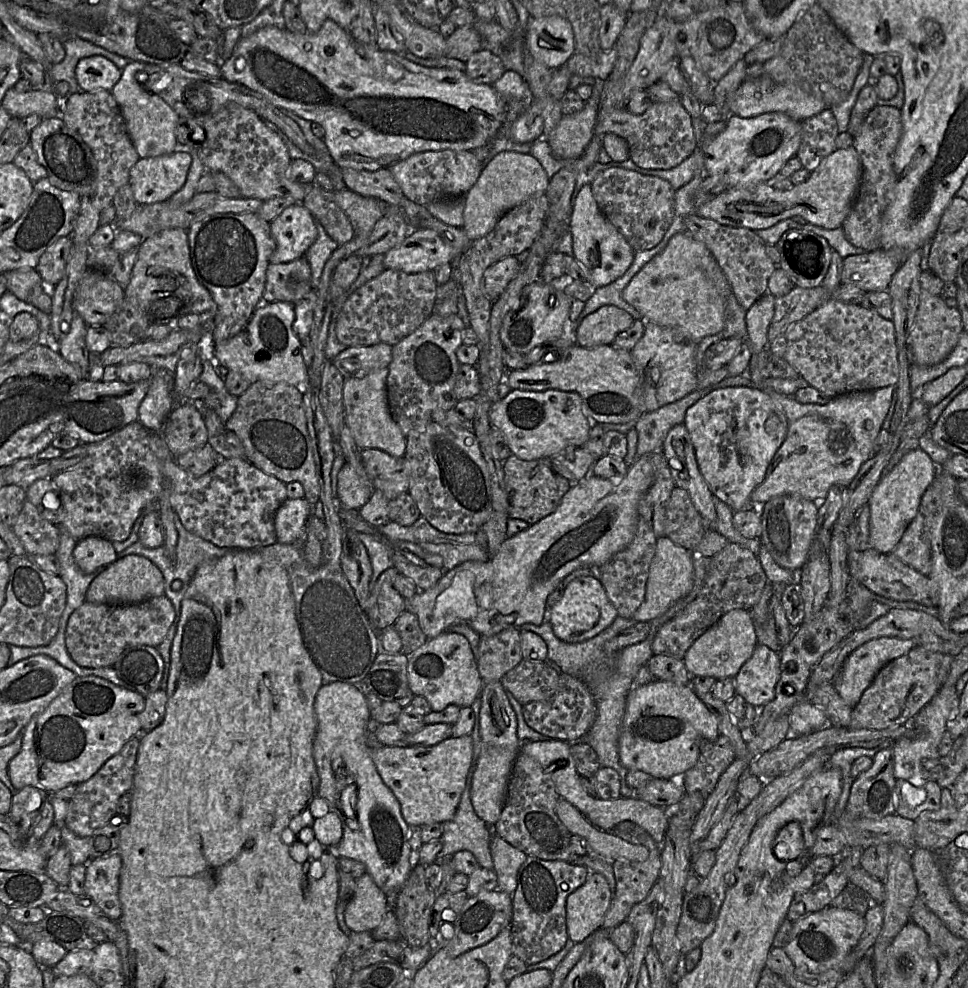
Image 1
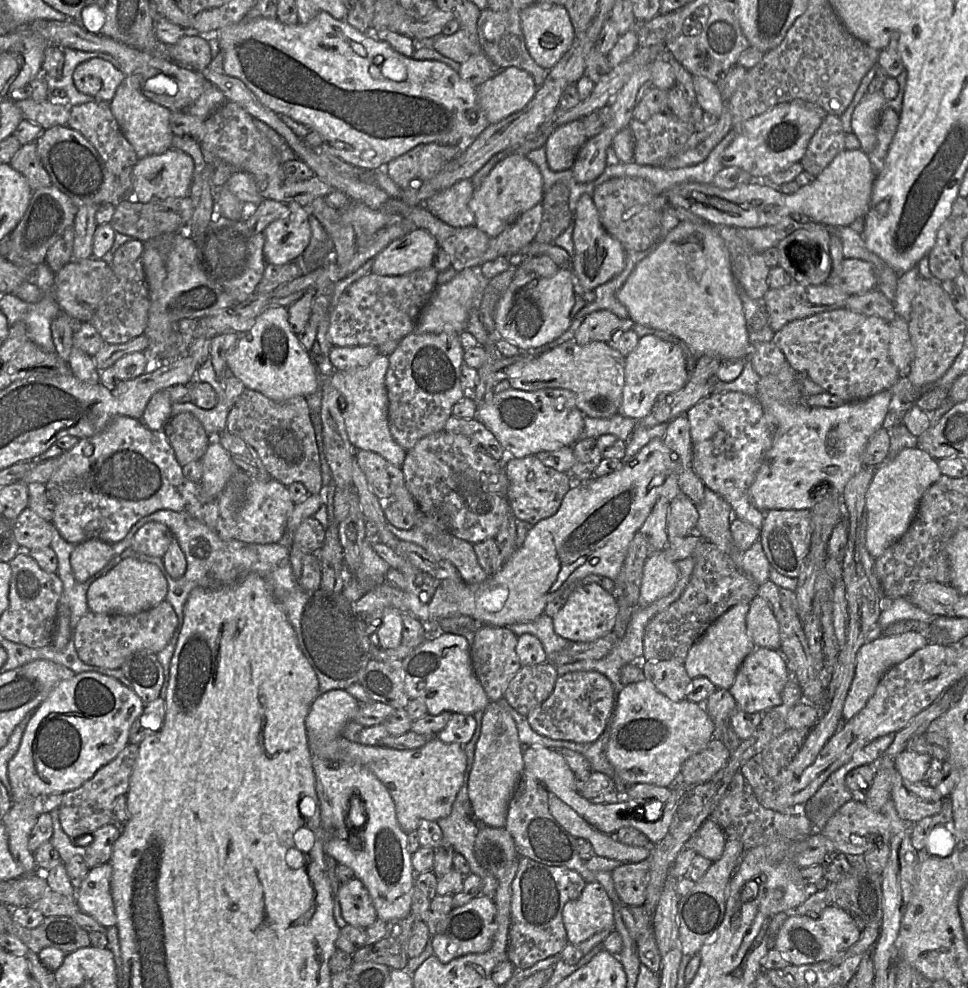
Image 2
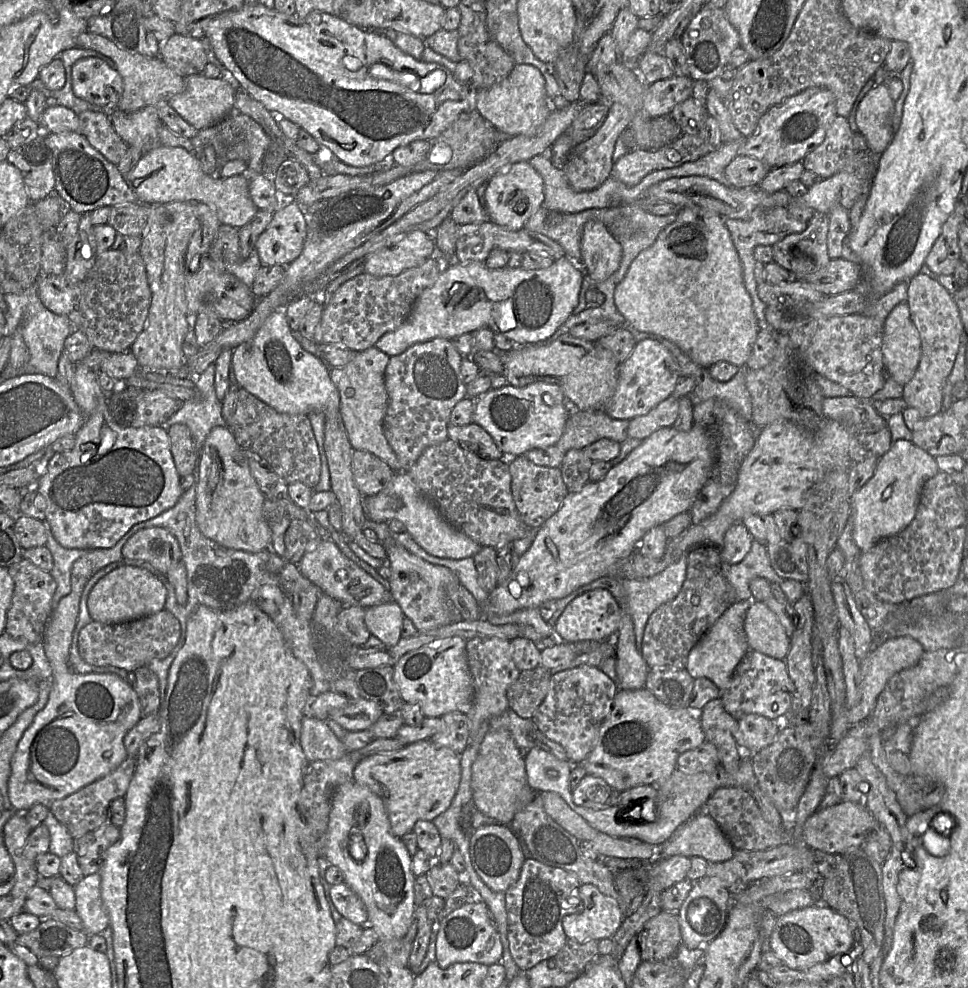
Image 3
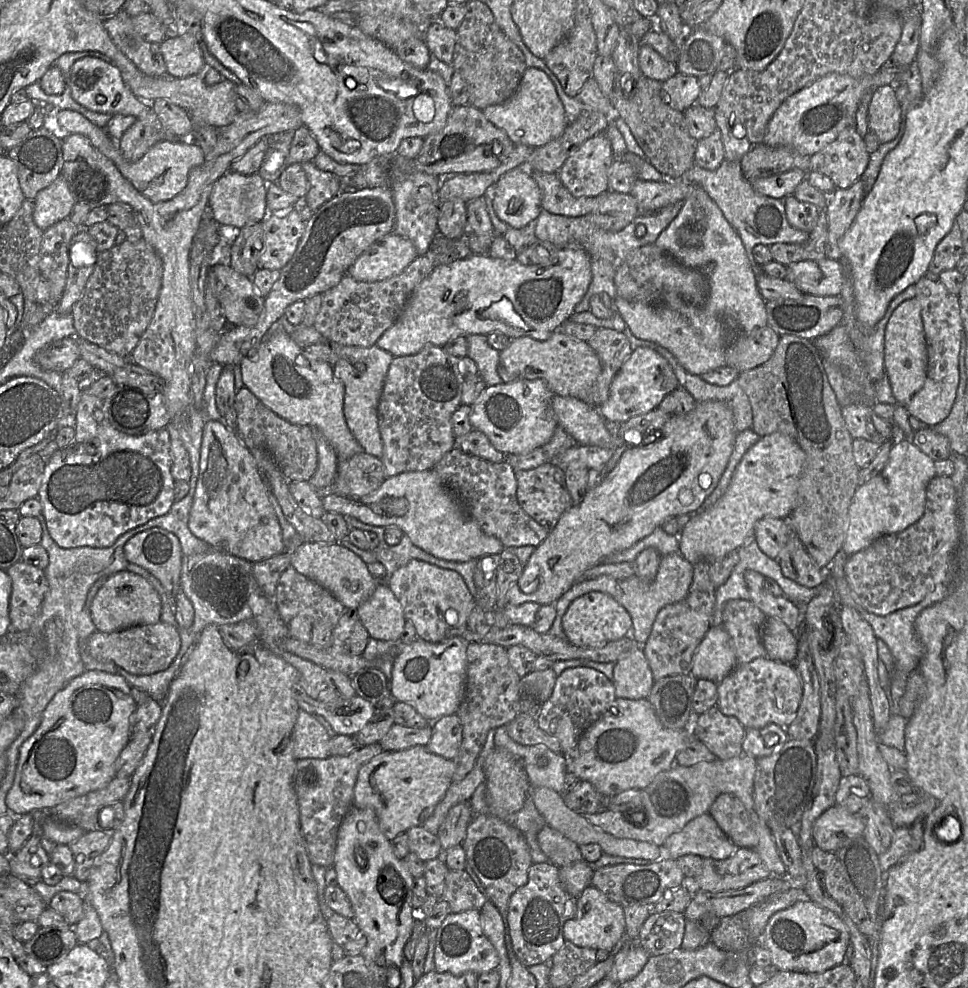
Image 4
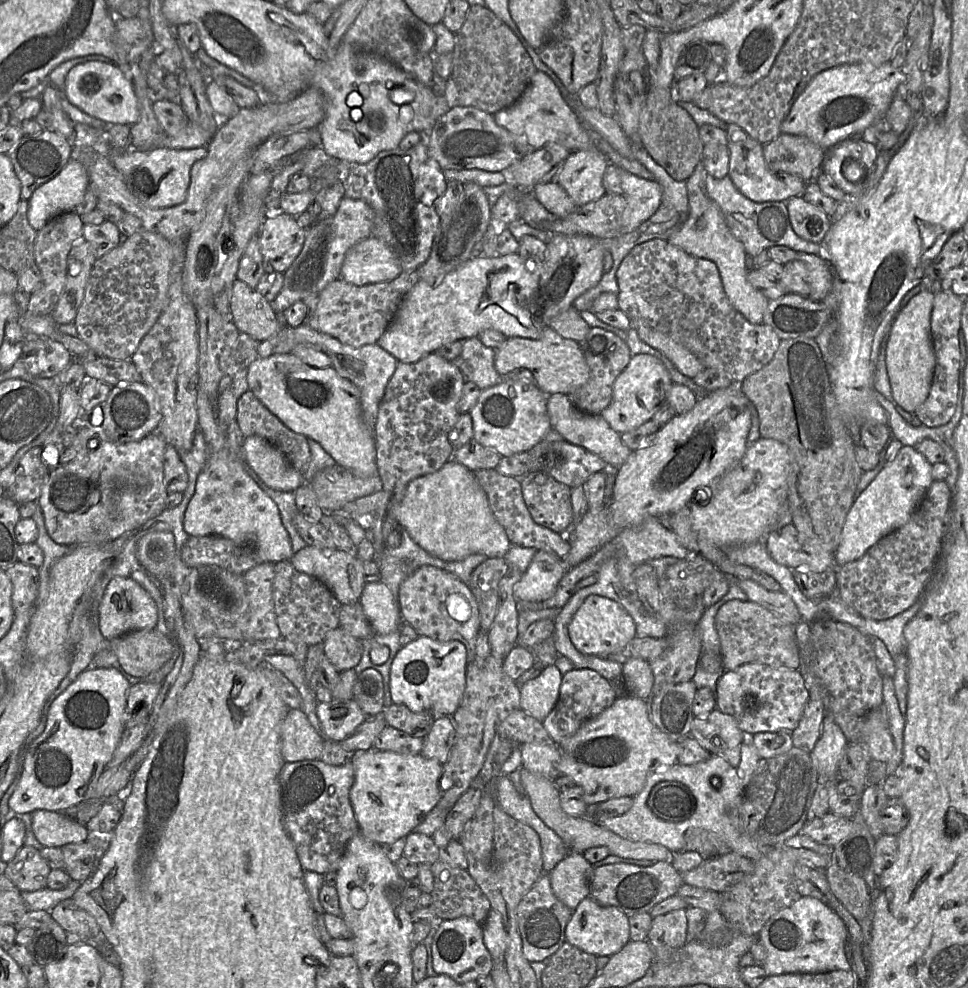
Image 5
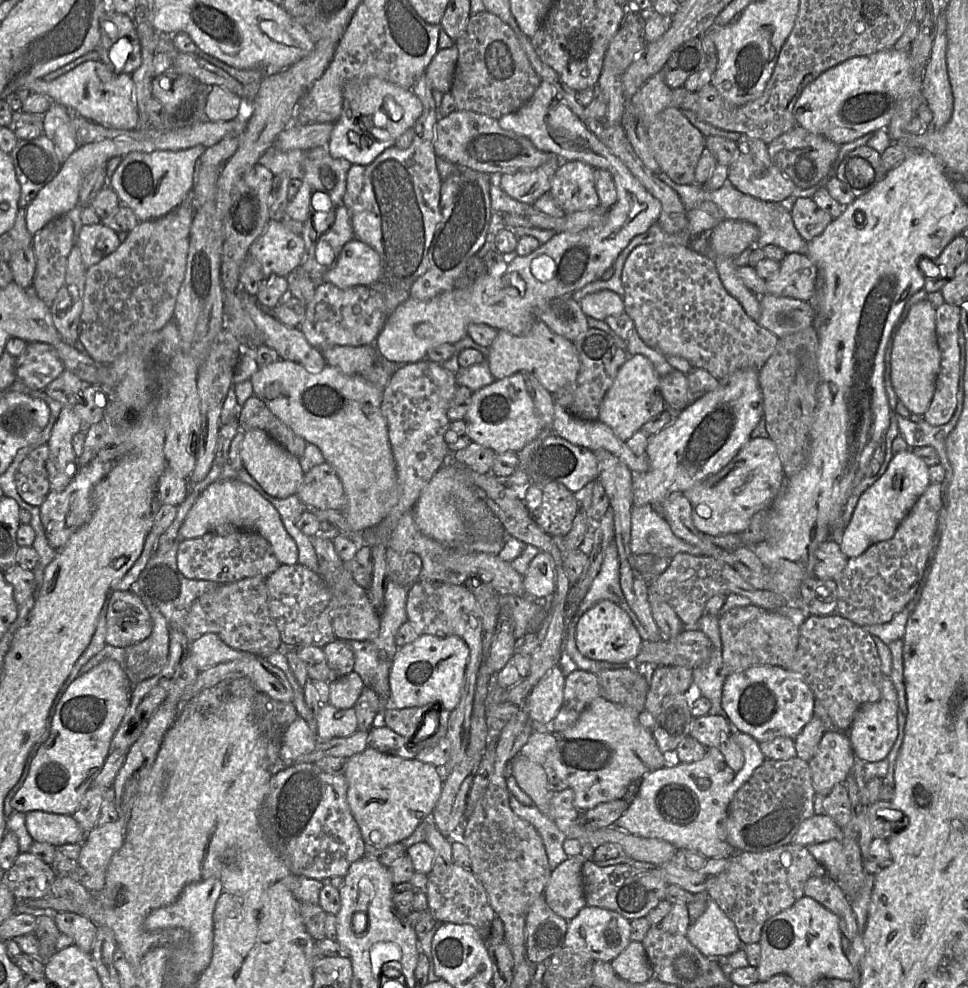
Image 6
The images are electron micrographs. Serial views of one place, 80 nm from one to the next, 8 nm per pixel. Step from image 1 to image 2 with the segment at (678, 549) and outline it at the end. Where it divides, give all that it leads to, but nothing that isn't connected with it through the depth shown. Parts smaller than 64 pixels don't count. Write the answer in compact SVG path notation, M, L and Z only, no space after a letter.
M651 551L644 565L642 587L637 608L645 607L668 595L679 577L676 562L671 561L661 551Z

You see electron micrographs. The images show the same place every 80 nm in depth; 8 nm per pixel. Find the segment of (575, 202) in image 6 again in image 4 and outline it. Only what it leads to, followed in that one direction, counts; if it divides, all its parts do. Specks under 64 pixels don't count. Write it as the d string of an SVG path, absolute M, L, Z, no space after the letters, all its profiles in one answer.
M604 131L574 151L557 174L574 197L595 197L609 190L608 172L613 161L611 142Z

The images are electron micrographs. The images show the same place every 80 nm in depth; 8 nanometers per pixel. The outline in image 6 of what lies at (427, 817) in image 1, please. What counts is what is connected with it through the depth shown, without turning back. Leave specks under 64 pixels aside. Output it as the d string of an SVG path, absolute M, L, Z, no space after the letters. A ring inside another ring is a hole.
M298 716L284 731L279 748L281 765L294 764L301 756L312 752L318 743L307 722ZM373 748L347 758L347 802L365 846L382 849L402 842L432 812L442 789L442 771L417 759L403 759Z

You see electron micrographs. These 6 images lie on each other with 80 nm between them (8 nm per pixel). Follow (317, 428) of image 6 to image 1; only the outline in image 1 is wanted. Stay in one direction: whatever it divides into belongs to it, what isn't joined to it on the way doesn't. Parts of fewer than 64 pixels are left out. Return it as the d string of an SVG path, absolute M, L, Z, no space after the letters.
M288 302L262 303L238 334L220 344L213 344L213 358L229 370L240 373L251 384L286 382L296 386L308 381L301 343L292 331L294 318L294 307Z

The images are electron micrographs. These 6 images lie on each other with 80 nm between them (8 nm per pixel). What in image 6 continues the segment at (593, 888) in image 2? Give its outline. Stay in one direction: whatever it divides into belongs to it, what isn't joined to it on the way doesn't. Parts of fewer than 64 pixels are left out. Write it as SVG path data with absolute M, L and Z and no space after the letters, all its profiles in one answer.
M586 905L568 921L564 946L593 961L611 962L629 945L631 925L617 912Z

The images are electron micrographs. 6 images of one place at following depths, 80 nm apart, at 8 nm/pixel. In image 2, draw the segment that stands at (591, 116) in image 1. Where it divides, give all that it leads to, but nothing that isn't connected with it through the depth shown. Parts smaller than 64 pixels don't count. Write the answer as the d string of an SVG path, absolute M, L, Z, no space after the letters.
M582 119L558 127L545 144L550 168L553 171L571 169L579 150L588 139Z

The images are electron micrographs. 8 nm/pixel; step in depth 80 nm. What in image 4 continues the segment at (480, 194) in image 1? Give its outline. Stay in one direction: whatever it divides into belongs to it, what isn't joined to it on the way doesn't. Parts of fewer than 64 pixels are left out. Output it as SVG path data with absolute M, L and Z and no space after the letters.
M516 167L494 186L492 207L496 216L511 228L529 227L542 210L541 192L530 171Z

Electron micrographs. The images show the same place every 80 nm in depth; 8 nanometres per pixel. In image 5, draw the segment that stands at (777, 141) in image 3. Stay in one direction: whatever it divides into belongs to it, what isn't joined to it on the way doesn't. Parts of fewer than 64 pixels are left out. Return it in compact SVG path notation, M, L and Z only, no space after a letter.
M886 62L880 66L871 66L867 64L855 63L855 64L843 64L830 69L826 69L818 73L804 88L804 90L797 97L793 103L788 115L781 124L781 133L792 134L798 136L804 136L813 143L817 144L823 149L829 149L838 142L847 139L852 136L860 136L861 133L871 124L883 118L891 105L891 102L896 94L898 85L904 80L904 74L900 68L893 67L889 62Z

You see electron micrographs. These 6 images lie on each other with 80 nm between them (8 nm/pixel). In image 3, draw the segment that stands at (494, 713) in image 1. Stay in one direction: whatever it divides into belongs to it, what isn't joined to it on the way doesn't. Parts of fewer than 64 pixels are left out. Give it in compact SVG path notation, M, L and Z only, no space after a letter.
M507 729L489 730L486 733L472 766L471 788L474 806L484 815L495 819L498 824L507 826L510 826L514 816L537 795L538 792L534 791L527 781L524 756Z

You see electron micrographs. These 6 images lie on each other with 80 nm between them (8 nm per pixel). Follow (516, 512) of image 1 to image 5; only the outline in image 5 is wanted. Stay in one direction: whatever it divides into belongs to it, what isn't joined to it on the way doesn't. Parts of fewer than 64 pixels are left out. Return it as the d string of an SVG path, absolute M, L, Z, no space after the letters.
M543 471L528 472L522 477L515 478L521 478L523 499L533 520L556 533L566 534L573 525L571 488Z

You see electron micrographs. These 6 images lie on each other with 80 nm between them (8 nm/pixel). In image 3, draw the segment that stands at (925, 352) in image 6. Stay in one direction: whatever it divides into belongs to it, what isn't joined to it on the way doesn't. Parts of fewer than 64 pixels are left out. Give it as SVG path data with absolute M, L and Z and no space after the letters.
M906 301L898 304L885 320L882 352L887 374L905 386L921 358L920 335Z

